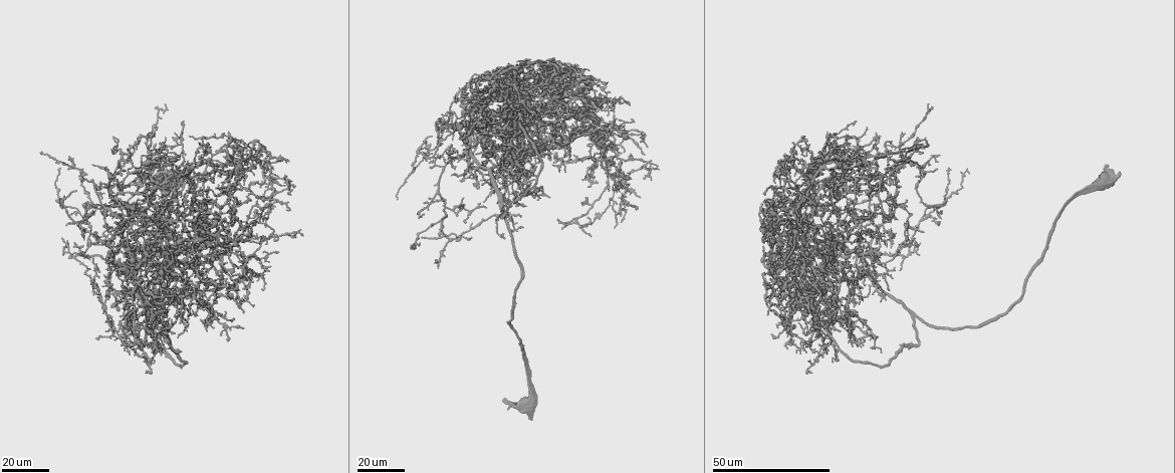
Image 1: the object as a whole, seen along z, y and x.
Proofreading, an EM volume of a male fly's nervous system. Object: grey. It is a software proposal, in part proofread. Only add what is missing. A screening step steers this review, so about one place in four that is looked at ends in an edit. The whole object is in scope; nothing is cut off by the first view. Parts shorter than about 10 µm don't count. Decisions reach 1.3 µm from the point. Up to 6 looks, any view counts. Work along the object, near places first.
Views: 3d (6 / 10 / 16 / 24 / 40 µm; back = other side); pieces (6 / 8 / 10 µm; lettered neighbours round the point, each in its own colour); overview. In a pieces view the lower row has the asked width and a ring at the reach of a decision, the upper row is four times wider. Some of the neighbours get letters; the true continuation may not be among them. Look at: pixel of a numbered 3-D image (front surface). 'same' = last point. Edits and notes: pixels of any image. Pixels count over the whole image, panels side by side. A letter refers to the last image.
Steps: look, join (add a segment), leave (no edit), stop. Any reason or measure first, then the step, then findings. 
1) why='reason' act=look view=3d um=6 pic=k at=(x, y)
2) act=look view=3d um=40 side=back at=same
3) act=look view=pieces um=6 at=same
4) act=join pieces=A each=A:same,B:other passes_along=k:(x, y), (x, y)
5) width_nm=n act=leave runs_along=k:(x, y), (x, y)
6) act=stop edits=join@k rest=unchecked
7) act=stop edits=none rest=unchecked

why='free end' act=look view=3d um=16 pic=1 at=(893, 198)

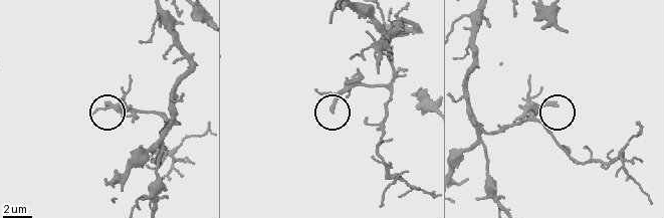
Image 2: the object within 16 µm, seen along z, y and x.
why='what lies round it' act=look view=pieces um=10 pic=2 at=(333, 112)

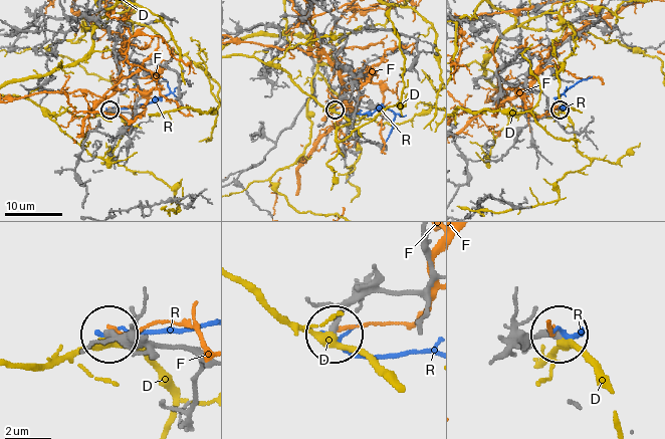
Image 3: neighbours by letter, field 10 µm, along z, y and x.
act=leave each=D:other,F:other,R:other runs_along=3:(428, 241), (423, 286), (365, 294), (337, 331) found='none of them fits'

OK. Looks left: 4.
why='free end' act=look view=3d um=16 pic=1 at=(836, 233)

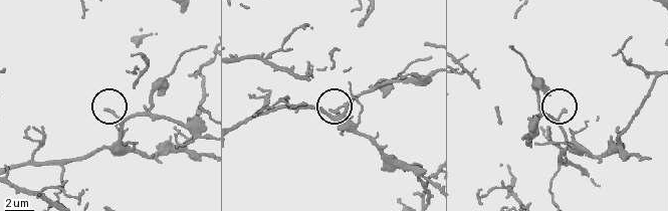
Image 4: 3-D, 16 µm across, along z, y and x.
act=look view=pieces um=10 pic=4 at=(562, 110)

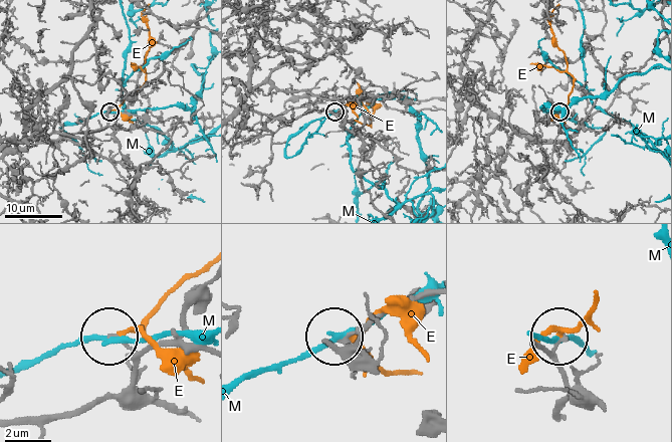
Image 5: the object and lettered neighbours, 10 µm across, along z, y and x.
width_nm=200 act=leave each=E:other,M:other runs_along=5:(14, 425), (65, 419), (124, 390), (135, 362), (108, 339) found='no lettered segment goes on from it'

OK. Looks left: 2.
why='an open end' act=look view=3d um=16 pic=1 at=(866, 285)

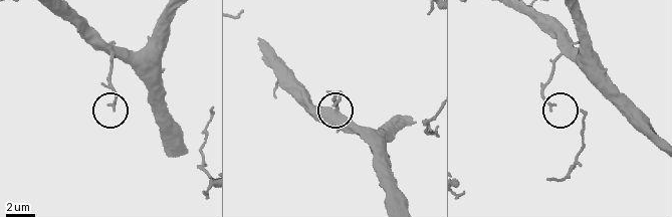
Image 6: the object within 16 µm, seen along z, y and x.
act=look view=pieces um=8 pic=6 at=(551, 110)

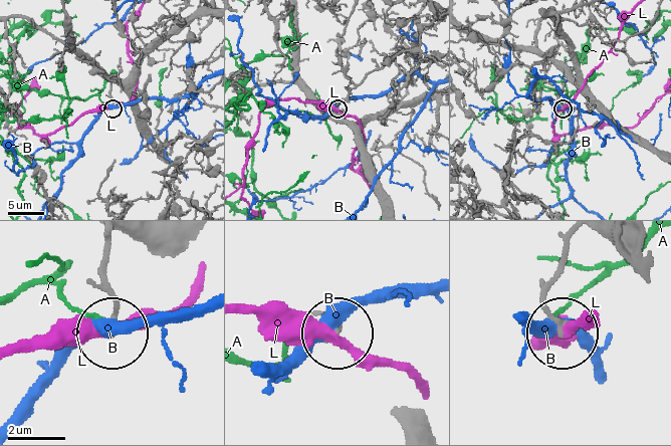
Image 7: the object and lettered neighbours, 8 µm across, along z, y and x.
act=leave each=A:other,B:other,L:other found='no lettered segment goes on from it'

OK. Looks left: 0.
act=stop edits=none rest=unchecked

